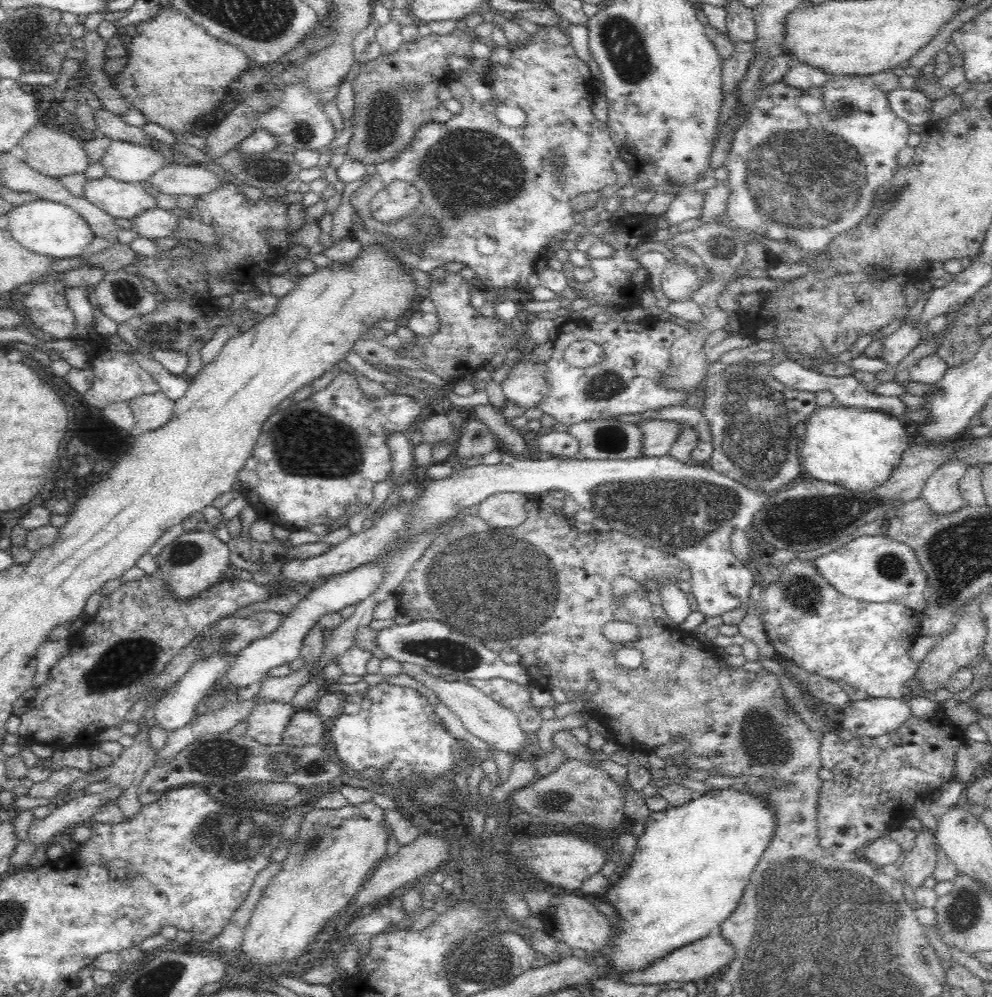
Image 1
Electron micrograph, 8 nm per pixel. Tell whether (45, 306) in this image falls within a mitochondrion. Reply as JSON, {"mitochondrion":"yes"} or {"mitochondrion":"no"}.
{"mitochondrion":"no"}

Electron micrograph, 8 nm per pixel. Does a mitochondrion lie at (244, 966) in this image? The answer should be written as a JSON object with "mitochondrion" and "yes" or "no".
{"mitochondrion":"no"}

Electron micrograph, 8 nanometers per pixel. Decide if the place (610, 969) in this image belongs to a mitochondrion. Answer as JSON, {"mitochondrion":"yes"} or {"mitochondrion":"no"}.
{"mitochondrion":"no"}

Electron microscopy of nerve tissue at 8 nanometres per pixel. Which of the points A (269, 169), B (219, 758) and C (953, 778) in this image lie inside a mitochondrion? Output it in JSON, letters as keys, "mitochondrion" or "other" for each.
{"A":"mitochondrion","B":"mitochondrion","C":"other"}

